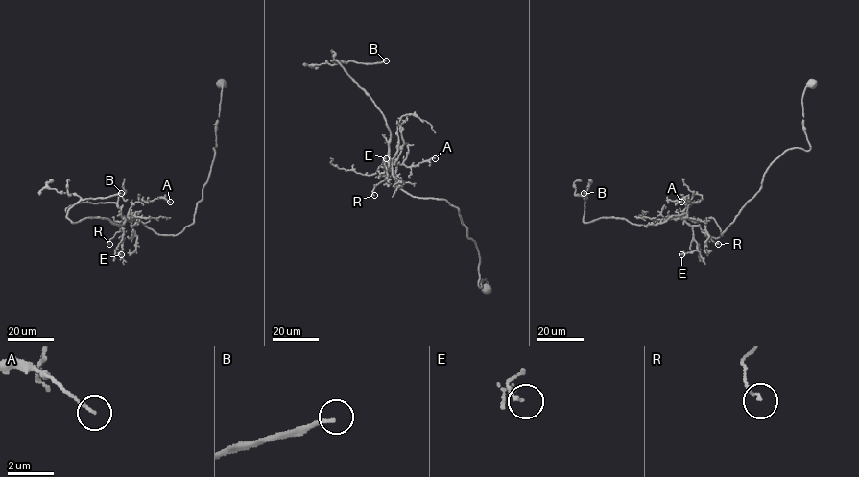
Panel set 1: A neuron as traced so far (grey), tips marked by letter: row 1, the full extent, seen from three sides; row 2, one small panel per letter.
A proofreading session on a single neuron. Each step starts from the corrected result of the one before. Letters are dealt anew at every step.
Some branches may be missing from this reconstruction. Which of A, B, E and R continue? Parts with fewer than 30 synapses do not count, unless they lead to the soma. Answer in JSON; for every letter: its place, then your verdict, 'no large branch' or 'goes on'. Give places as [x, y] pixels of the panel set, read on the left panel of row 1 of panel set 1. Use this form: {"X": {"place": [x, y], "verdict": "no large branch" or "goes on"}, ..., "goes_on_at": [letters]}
{"A": {"place": [170, 202], "verdict": "no large branch"}, "B": {"place": [121, 193], "verdict": "goes on"}, "E": {"place": [121, 254], "verdict": "no large branch"}, "R": {"place": [109, 244], "verdict": "no large branch"}, "goes_on_at": ["B"]}

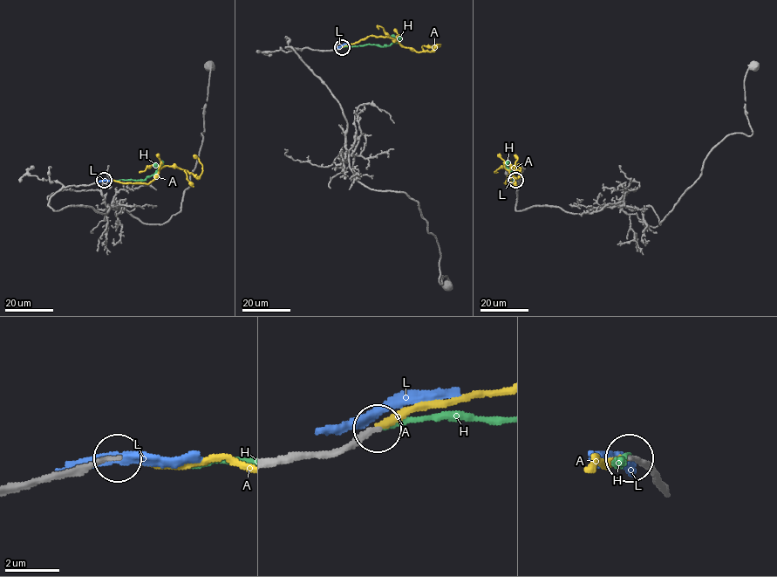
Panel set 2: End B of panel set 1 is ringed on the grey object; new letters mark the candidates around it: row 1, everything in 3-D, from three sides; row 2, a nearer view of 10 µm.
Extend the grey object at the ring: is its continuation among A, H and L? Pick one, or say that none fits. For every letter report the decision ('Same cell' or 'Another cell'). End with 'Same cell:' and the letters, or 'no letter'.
A: Same cell
H: Another cell
L: Another cell
Same cell: A

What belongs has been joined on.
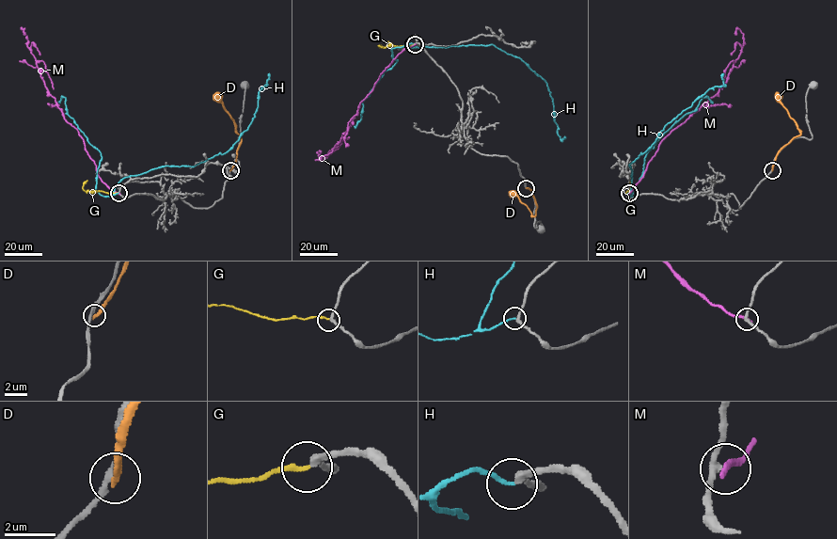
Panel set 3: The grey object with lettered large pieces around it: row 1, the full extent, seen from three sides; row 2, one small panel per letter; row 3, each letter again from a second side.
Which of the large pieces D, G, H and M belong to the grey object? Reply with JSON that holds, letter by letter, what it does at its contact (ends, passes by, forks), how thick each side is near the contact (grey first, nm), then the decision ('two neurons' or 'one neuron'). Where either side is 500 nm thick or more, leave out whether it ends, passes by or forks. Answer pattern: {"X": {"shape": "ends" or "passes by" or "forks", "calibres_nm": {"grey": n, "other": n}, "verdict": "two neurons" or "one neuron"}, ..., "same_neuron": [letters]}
{"D": {"shape": "ends", "calibres_nm": {"grey": 240, "other": 280}, "verdict": "two neurons"}, "G": {"shape": "ends", "calibres_nm": {"grey": 240, "other": 200}, "verdict": "one neuron"}, "H": {"shape": "ends", "calibres_nm": {"grey": 240, "other": 150}, "verdict": "two neurons"}, "M": {"shape": "ends", "calibres_nm": {"grey": 240, "other": 280}, "verdict": "two neurons"}, "same_neuron": ["G"]}

